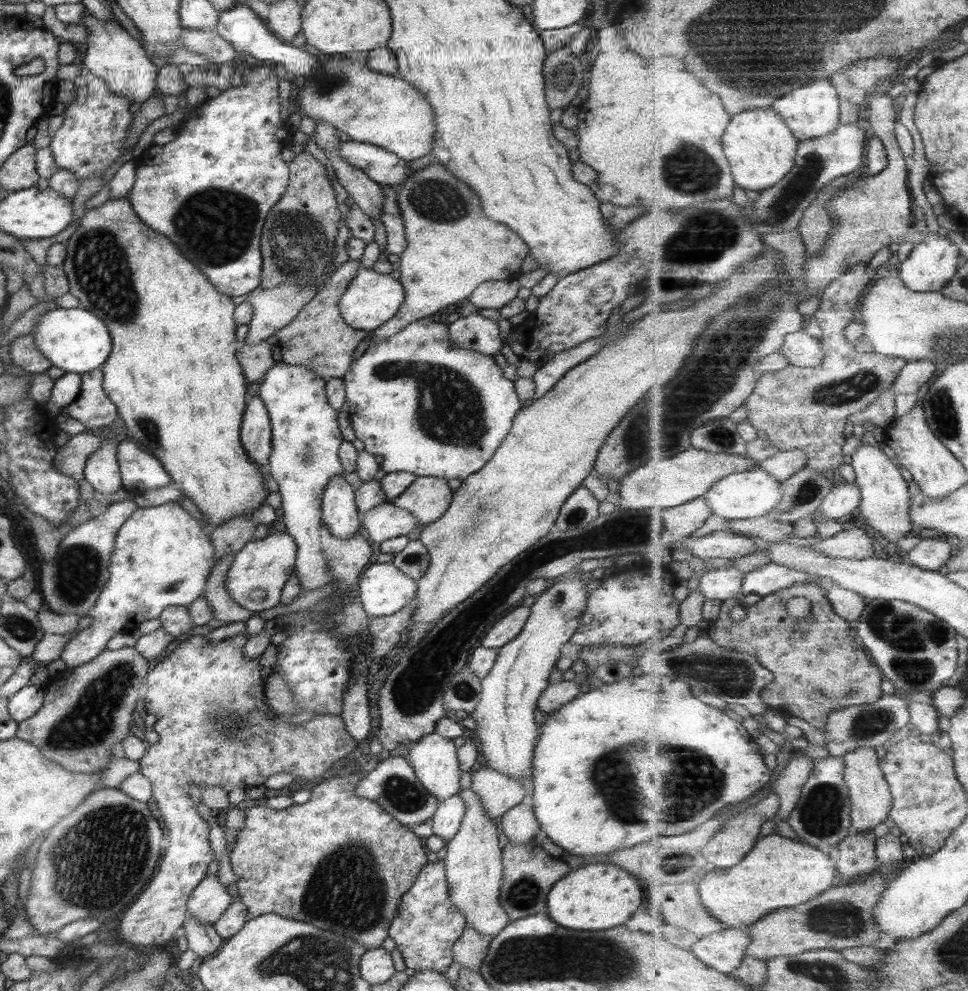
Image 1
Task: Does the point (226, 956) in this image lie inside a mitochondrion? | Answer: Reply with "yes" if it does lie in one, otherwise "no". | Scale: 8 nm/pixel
no

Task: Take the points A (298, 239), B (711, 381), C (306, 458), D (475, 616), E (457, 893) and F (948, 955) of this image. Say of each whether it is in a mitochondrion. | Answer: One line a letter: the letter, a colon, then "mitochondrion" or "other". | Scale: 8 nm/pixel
A: mitochondrion
B: mitochondrion
C: mitochondrion
D: mitochondrion
E: other
F: mitochondrion

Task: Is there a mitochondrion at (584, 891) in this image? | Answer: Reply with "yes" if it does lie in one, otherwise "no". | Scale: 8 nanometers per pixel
no

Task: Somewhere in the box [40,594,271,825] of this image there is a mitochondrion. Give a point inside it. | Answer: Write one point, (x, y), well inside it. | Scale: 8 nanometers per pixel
(89, 724)

